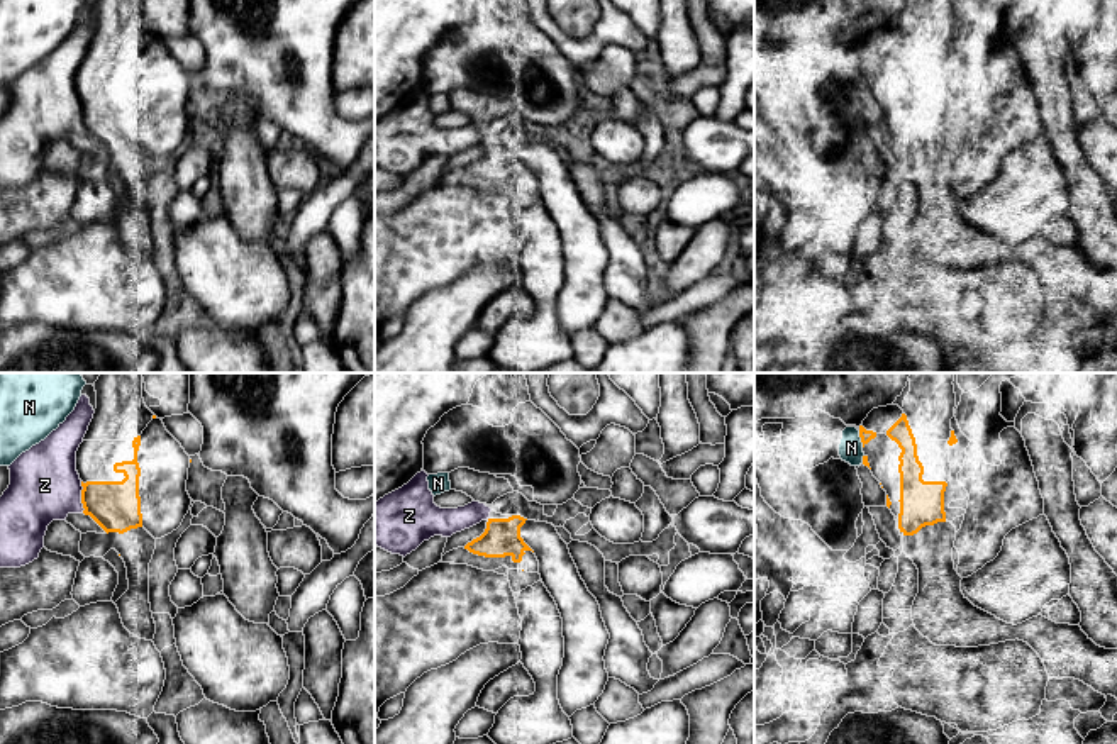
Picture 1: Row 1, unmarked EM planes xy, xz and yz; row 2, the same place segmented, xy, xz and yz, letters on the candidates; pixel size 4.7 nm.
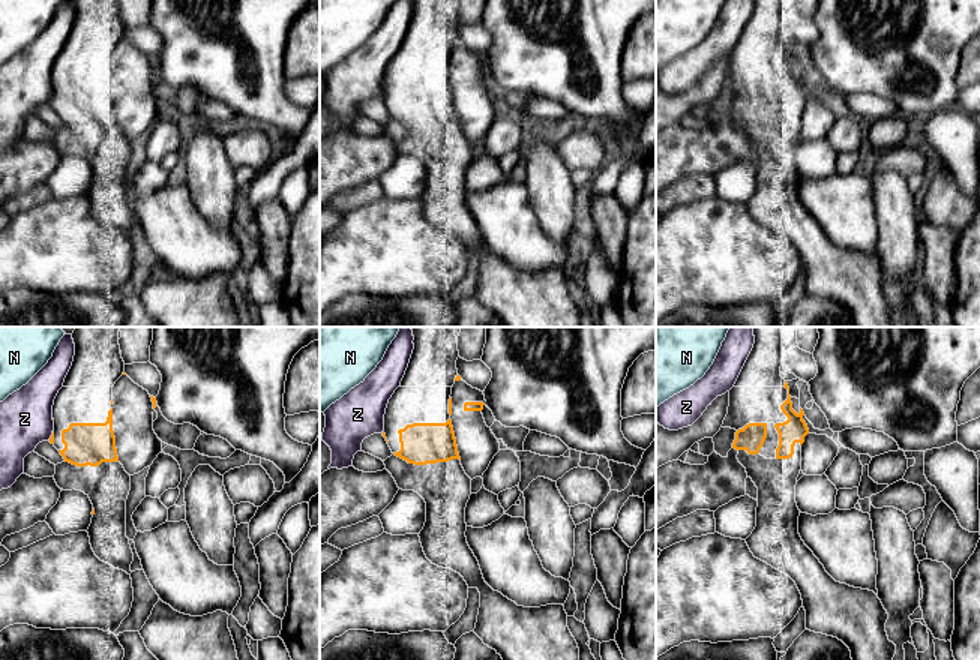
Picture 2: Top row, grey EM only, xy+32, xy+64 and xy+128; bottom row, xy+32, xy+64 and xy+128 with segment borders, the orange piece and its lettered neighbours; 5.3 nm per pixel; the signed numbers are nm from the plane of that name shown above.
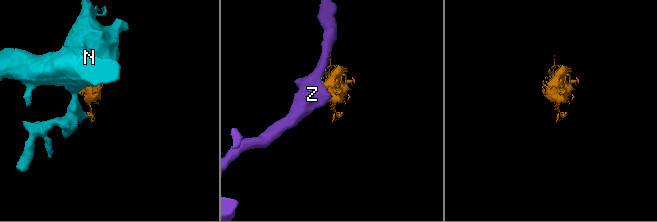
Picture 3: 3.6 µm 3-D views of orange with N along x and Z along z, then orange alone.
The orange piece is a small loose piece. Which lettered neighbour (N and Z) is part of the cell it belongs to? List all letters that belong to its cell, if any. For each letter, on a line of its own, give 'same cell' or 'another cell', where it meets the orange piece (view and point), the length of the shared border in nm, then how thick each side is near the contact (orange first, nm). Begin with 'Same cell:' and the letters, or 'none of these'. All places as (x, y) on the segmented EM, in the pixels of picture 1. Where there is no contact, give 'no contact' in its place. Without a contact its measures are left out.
Same cell: none of these
N: another cell | yz (861, 439) | 80 nm | 60/110 nm
Z: another cell | xy (82, 497) | 150 nm | 240/340 nm

